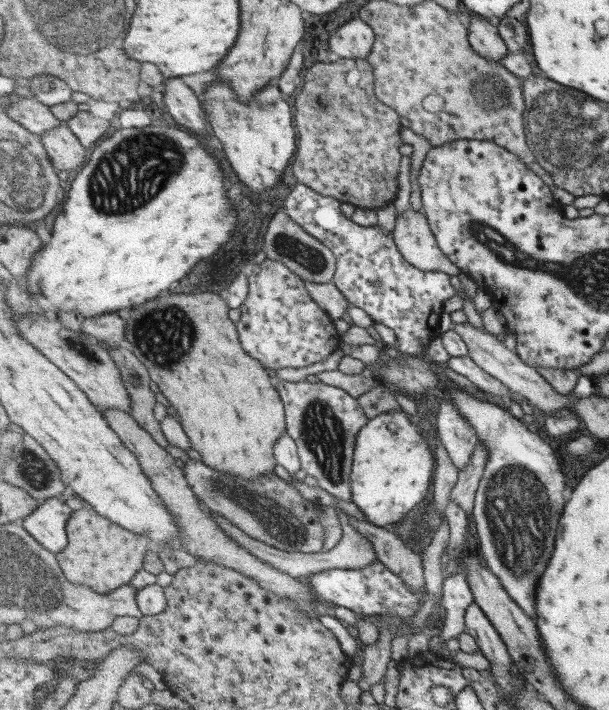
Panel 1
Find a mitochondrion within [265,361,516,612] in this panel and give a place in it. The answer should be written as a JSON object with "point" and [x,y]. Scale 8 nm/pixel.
{"point":[321,431]}

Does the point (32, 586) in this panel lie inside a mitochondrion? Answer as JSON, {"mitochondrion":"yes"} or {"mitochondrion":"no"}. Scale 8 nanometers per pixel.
{"mitochondrion":"yes"}

